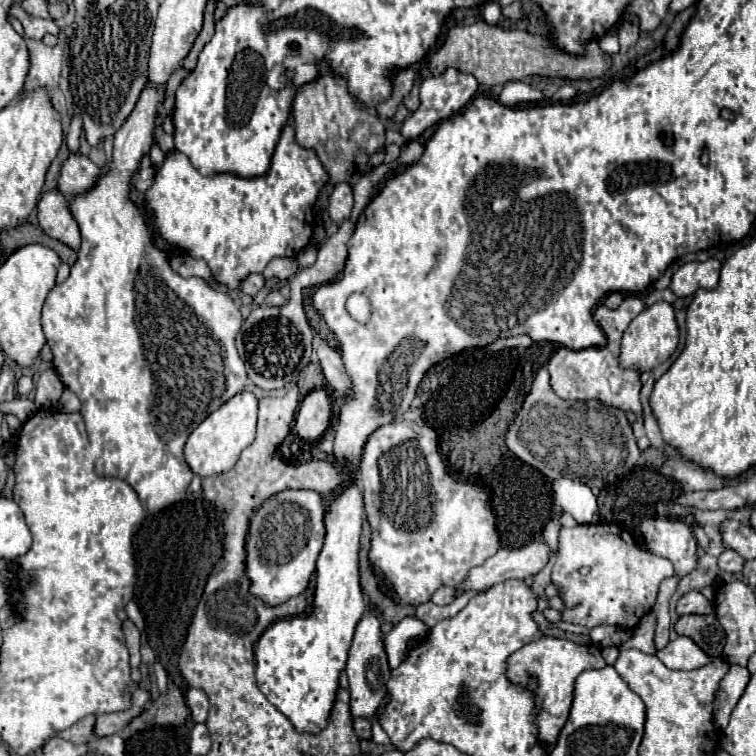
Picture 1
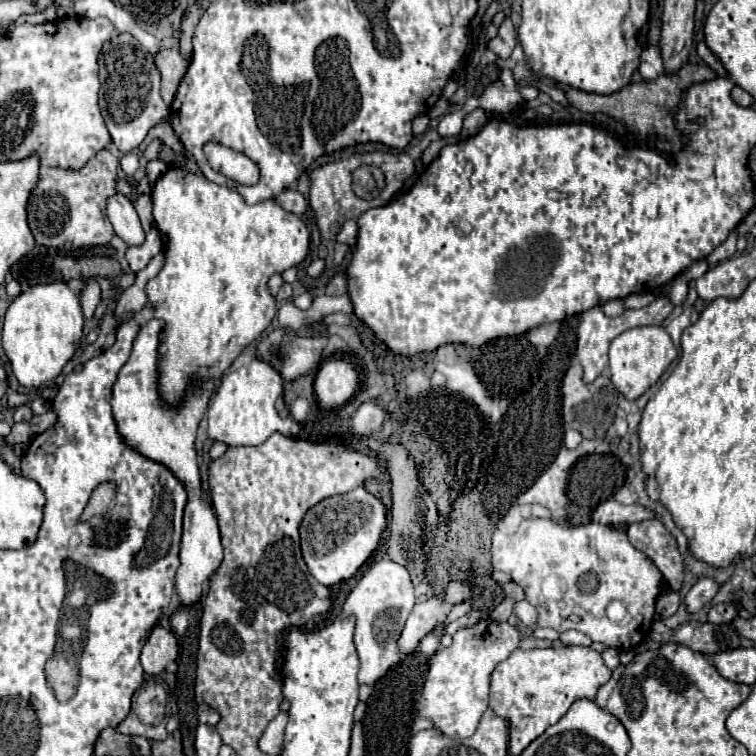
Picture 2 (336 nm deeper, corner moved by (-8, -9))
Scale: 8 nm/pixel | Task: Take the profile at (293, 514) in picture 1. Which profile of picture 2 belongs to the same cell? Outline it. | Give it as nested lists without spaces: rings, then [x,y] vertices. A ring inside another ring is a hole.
[[[365,487],[327,497],[309,509],[303,517],[303,523],[299,525],[303,561],[319,583],[333,587],[339,581],[351,579],[353,573],[369,559],[381,541],[385,525],[385,507],[377,497],[367,493]]]

